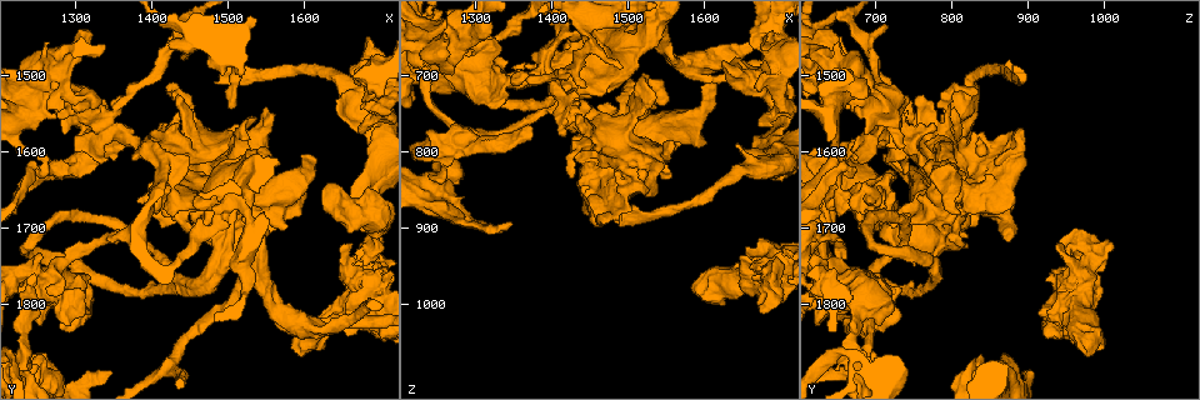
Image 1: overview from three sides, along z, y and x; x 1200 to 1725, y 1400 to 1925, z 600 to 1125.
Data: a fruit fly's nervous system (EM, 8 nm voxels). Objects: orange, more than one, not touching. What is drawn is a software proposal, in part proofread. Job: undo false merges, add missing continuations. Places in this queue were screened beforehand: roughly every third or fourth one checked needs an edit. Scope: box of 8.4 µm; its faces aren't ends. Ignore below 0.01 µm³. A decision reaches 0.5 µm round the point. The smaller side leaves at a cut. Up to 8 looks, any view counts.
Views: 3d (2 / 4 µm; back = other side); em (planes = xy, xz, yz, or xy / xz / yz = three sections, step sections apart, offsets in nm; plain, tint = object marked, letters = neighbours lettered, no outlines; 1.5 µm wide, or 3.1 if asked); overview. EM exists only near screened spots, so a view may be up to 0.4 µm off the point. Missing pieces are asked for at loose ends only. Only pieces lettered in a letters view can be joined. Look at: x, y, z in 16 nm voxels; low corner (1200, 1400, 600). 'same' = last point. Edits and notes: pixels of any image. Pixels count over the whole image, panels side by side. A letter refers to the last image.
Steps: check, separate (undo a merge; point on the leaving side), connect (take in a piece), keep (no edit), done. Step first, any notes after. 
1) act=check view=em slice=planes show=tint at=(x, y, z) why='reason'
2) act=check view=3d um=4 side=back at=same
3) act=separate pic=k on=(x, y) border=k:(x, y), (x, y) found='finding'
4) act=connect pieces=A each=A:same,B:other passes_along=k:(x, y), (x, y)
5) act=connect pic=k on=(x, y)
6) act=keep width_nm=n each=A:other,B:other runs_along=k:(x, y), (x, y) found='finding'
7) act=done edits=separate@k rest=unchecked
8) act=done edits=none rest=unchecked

act=check view=3d um=2 at=(1235, 1525, 690) why='branch stops here'

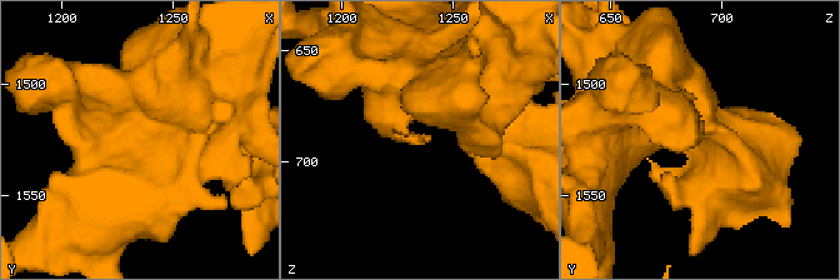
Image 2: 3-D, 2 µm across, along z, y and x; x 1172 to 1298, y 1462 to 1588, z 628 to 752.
act=check view=em slice=yz step=4 show=letters at=(1241, 1523, 688) why='now the EM'

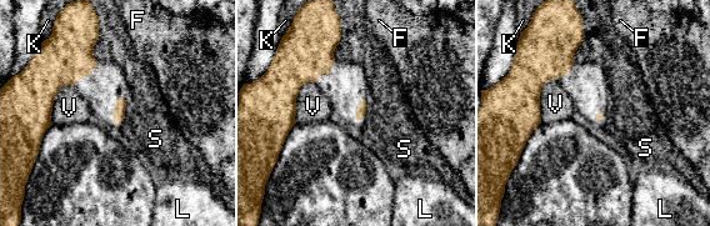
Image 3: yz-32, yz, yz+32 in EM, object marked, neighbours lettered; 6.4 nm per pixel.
act=keep each=F:other,K:other,L:other,S:other,V:other border=3:(584, 30), (574, 60) found='no lettered piece goes on from it'

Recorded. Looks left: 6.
act=check view=em slice=planes show=plain at=(1610, 1605, 710) why='an open end'

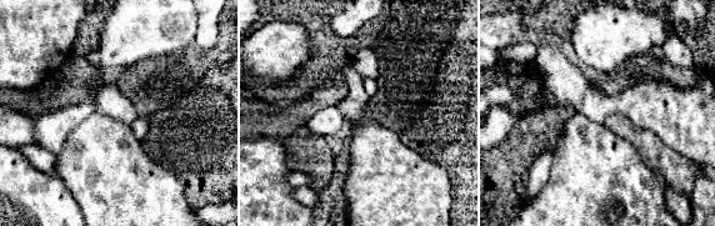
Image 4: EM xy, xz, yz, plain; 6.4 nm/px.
act=check view=em slice=planes show=letters at=same

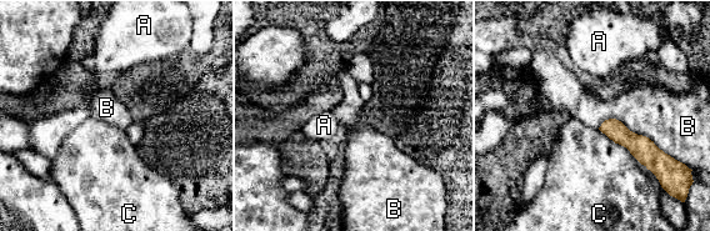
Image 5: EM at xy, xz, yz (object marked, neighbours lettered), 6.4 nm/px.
act=keep width_nm=140 each=A:other,B:other,C:other runs_along=5:(604, 126), (640, 146), (661, 167) found='no lettered piece goes on from it'

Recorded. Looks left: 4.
act=check view=em slice=xy step=4 show=letters at=(1505, 1480, 875) why='branch stops here'

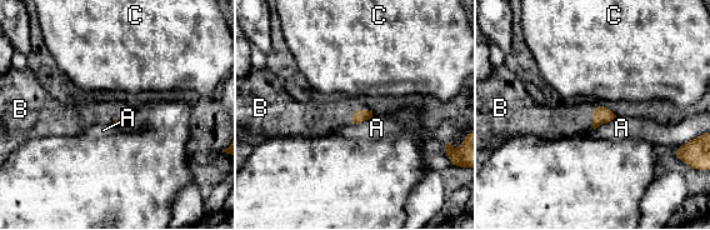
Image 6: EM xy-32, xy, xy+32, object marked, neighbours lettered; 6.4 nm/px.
act=check view=em slice=planes show=letters at=same

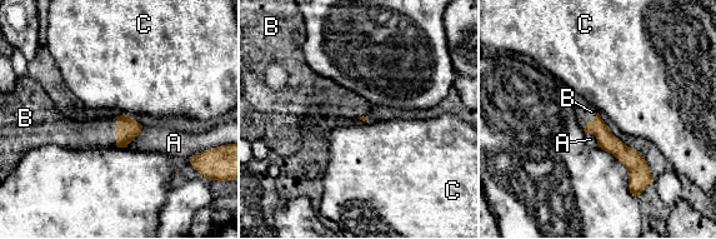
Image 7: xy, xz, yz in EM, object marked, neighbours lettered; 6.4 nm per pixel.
act=connect pieces=B each=A:other,B:same,C:other passes_along=7:(128, 128), (116, 132), (100, 132) found='it goes on there'

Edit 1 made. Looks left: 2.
act=done edits=connect@7 rest=unchecked

